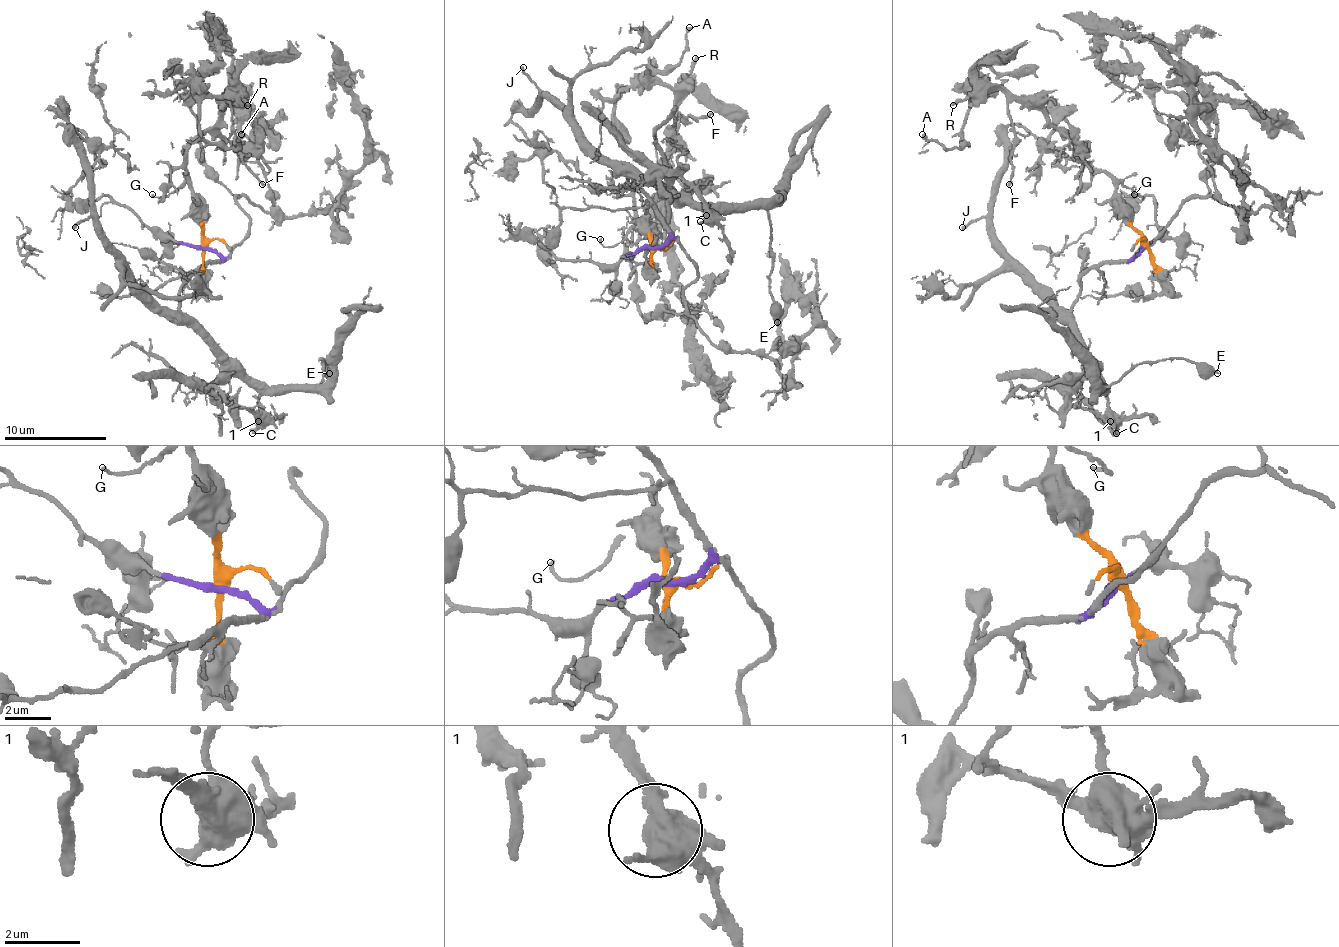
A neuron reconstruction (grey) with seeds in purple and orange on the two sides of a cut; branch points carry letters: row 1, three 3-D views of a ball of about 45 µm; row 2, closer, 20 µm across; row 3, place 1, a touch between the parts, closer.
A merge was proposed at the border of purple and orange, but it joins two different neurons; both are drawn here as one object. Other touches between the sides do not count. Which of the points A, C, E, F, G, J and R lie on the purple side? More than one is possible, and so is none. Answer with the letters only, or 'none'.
C, E, J

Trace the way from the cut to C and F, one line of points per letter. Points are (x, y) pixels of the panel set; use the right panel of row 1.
C: (1144, 246), (1131, 259), (1095, 264), (1080, 279), (1072, 315), (1072, 340), (1105, 394), (1108, 419), (1116, 432)
F: (1144, 246), (1144, 236), (1131, 223), (1116, 185), (1095, 172), (1036, 108), (1016, 101), (1008, 106), (1008, 185)

